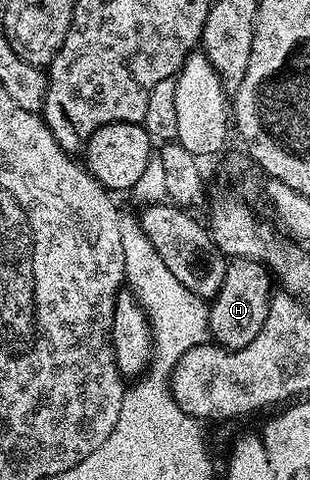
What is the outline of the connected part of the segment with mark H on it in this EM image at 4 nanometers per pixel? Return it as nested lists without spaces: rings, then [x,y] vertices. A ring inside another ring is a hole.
[[[233,258],[229,262],[226,277],[222,277],[222,289],[218,289],[208,309],[210,335],[219,346],[228,351],[237,351],[258,337],[274,294],[272,283],[274,287],[269,268],[258,259]]]

